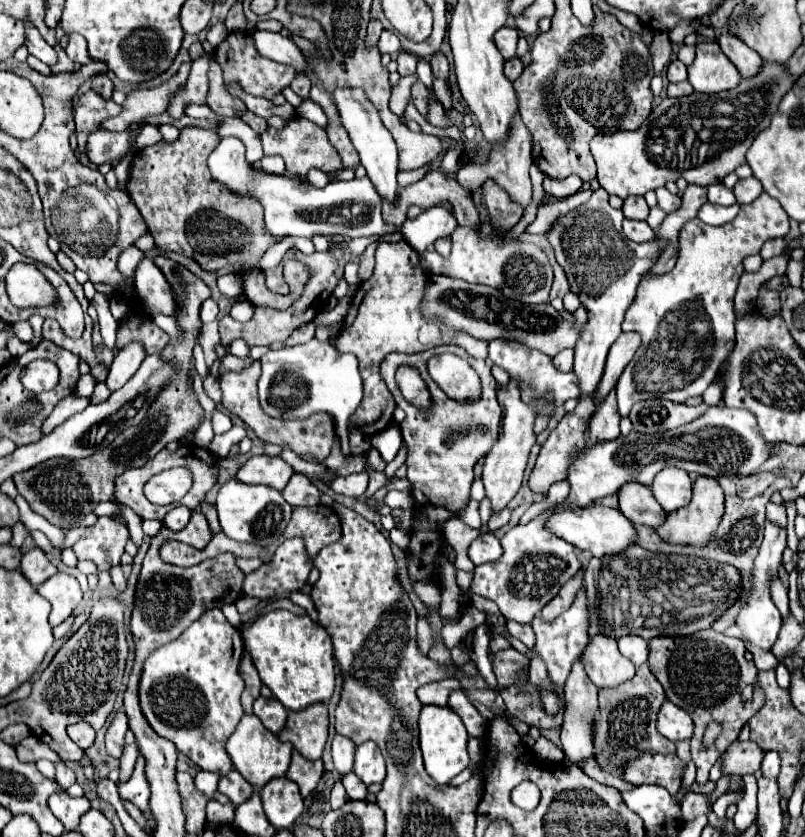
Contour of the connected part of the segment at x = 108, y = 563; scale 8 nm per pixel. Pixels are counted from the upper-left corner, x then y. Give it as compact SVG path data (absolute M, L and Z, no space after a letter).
M98 517L98 521L92 527L86 527L84 537L76 541L72 549L78 561L92 561L100 571L120 563L128 539L130 533L124 523L114 521L112 517Z

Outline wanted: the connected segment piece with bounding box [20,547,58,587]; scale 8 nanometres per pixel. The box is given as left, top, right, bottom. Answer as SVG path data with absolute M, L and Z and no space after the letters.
M34 547L32 551L28 551L24 557L22 557L22 563L20 563L20 573L34 585L42 585L46 579L50 579L52 575L58 573L58 569L46 559L46 555Z

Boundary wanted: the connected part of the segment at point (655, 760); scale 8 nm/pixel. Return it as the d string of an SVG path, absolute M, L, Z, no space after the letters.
M644 753L636 759L626 761L620 769L620 777L630 785L652 783L668 789L668 793L674 795L682 785L686 763L680 761L676 755Z

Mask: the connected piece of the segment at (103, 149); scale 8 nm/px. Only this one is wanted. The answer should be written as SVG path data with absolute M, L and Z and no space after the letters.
M98 129L94 133L88 133L86 143L86 157L94 165L112 163L116 157L124 155L130 145L130 131L124 133L108 133L104 129Z

